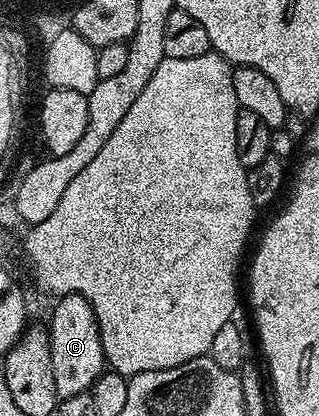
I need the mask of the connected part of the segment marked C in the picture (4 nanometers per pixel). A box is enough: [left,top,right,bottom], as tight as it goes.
[48,292,106,400]

